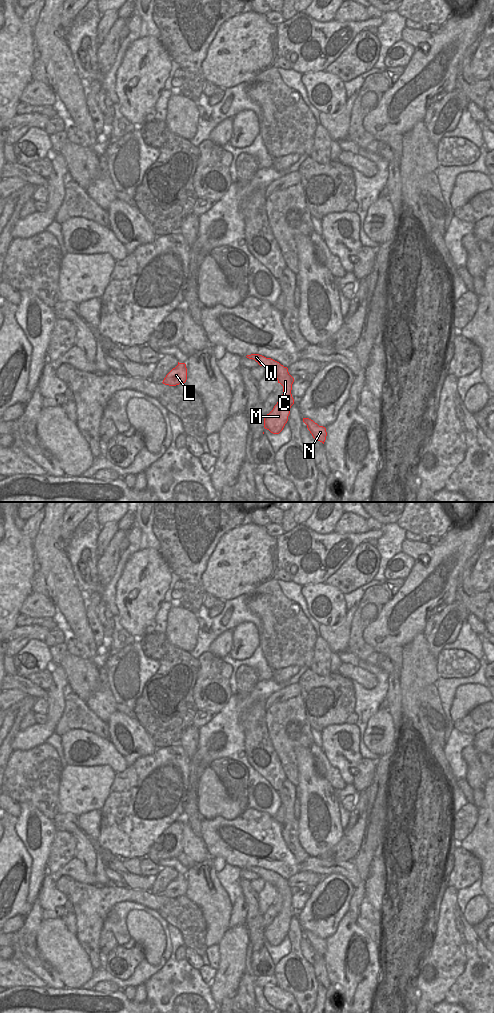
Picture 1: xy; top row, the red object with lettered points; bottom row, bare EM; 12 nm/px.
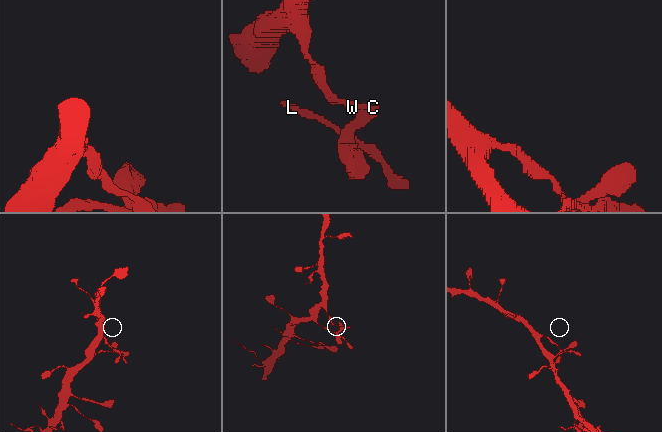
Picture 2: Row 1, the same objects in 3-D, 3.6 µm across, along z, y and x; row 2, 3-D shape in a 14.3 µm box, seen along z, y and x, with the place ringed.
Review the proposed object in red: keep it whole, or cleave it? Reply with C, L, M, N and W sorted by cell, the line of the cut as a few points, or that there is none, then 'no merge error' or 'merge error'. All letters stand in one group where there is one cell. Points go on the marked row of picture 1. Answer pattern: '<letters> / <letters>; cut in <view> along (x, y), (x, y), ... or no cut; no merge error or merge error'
C L M N W; no cut; no merge error

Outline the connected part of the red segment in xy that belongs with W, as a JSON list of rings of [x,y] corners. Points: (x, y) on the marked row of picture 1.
[[[251,354],[246,357],[255,360],[260,366],[269,370],[275,375],[278,383],[283,386],[281,399],[274,406],[273,410],[264,418],[264,428],[273,434],[279,434],[287,423],[290,408],[294,404],[294,399],[291,394],[294,378],[289,374],[287,367],[284,367],[271,358],[266,358],[259,354]]]

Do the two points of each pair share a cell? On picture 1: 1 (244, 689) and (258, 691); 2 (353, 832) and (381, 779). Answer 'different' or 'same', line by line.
1: different
2: same

